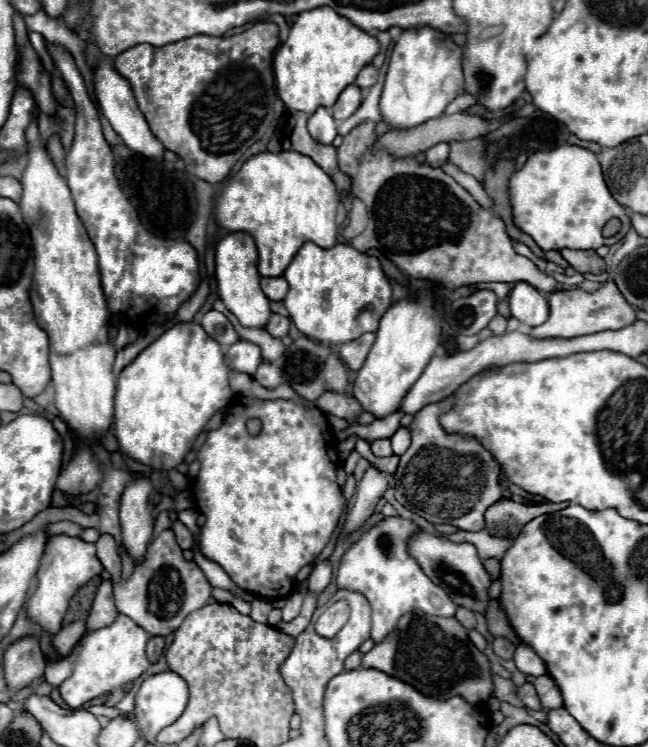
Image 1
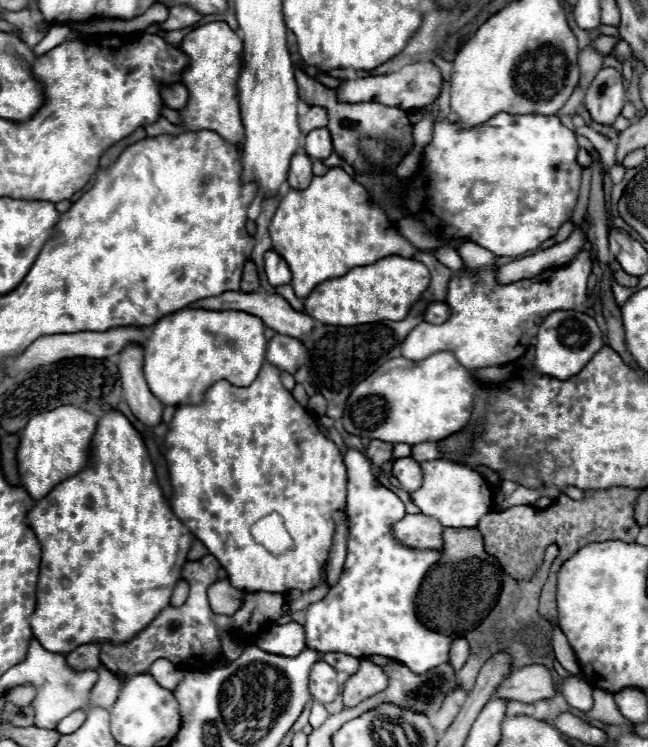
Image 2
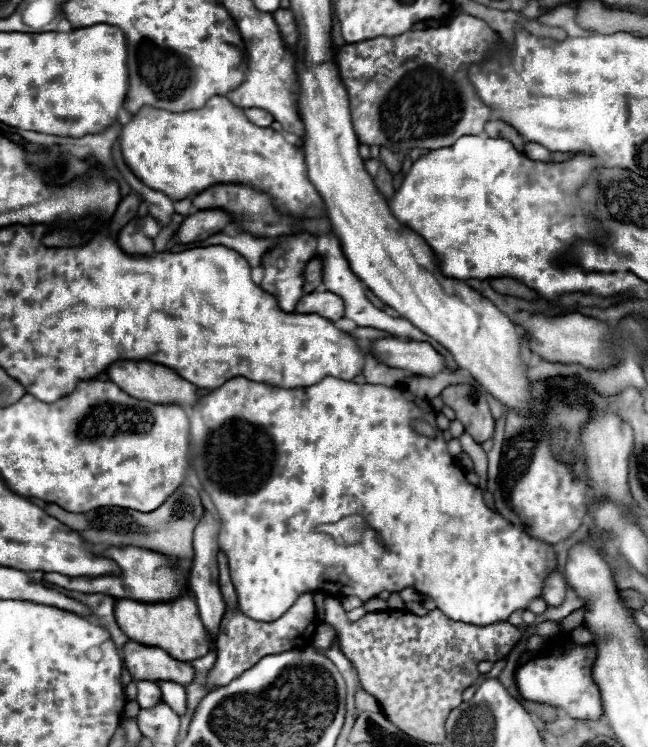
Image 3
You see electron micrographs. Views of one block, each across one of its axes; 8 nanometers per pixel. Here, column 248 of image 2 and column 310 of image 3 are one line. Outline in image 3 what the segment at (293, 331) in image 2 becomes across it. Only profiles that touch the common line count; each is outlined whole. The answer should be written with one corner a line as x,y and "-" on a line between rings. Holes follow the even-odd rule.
316,290
310,294
304,294
296,304
296,314
318,314
322,318
328,318
332,322
340,320
344,316
344,302
336,294
330,294
328,290

